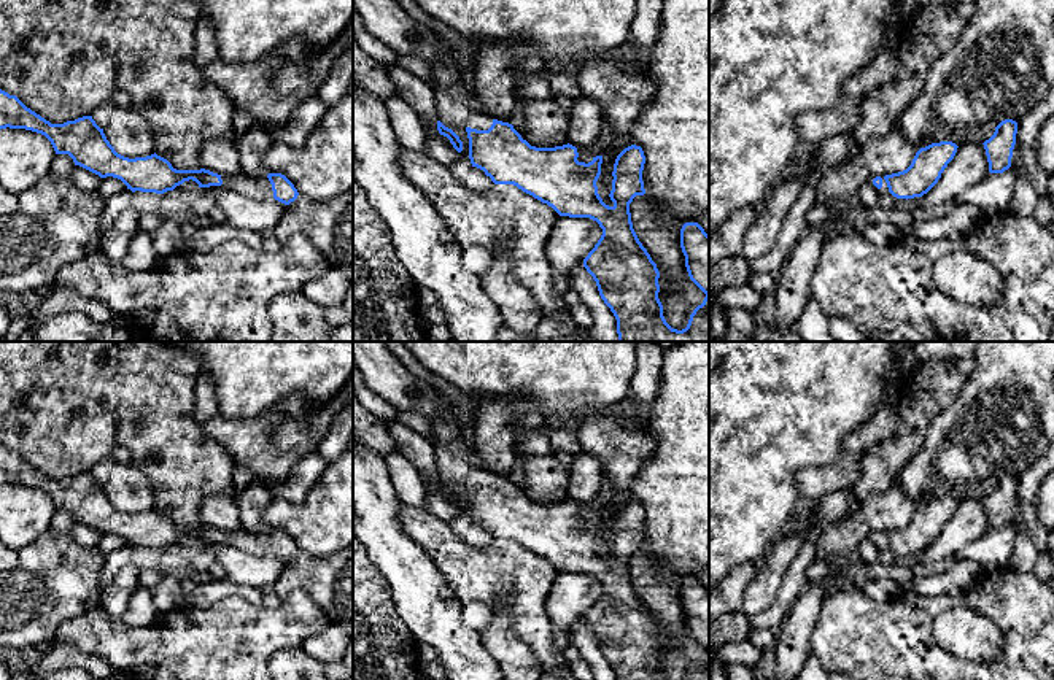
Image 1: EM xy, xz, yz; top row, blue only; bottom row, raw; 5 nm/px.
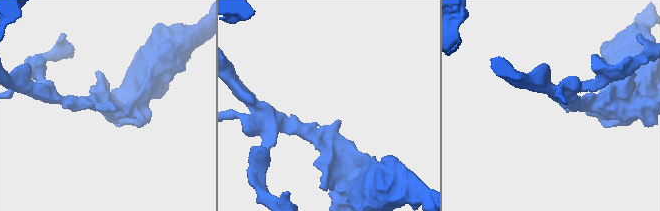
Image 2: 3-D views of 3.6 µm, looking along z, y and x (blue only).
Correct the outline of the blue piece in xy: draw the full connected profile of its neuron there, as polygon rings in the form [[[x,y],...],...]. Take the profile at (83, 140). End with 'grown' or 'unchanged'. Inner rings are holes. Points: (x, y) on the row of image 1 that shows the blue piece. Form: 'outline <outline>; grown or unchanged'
outline [[[0,89],[0,129],[25,129],[45,135],[56,154],[68,154],[79,165],[100,178],[121,180],[132,192],[164,194],[184,181],[196,181],[199,187],[226,187],[254,200],[275,199],[285,205],[299,195],[294,184],[281,173],[253,178],[240,173],[221,176],[210,170],[176,170],[156,153],[129,159],[114,151],[92,116],[83,116],[64,124],[51,124],[16,95]]]; grown

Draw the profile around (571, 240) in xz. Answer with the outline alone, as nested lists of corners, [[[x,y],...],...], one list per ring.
[[[560,216],[545,245],[547,261],[553,270],[571,273],[601,235],[603,229],[590,218]]]

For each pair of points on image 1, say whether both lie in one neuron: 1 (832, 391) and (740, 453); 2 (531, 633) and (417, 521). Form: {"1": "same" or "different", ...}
{"1": "same", "2": "same"}

